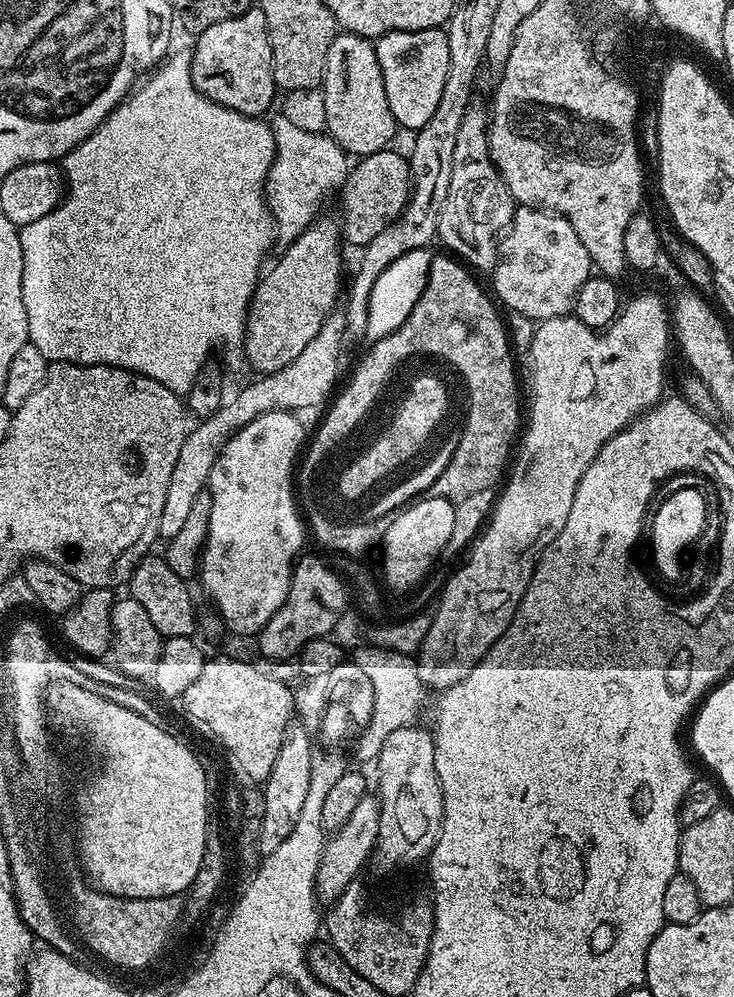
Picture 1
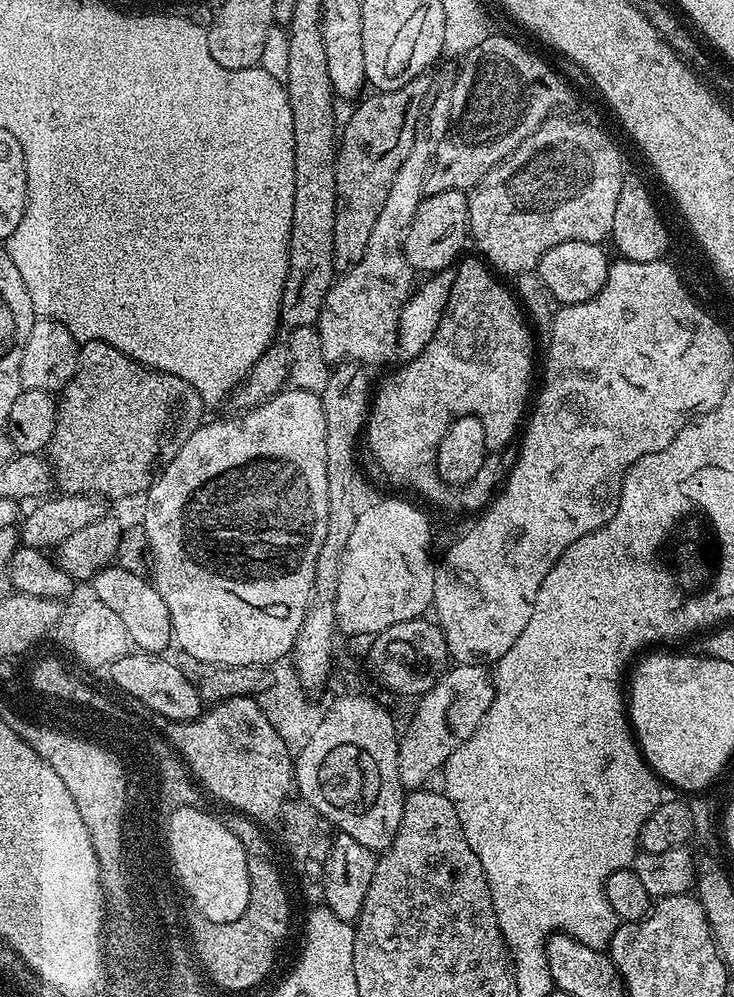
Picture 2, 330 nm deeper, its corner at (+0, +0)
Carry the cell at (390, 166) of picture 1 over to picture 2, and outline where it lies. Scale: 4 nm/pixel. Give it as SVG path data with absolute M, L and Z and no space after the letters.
M455 188L425 195L414 214L414 222L410 222L410 230L404 236L406 262L417 273L424 272L423 274L451 269L457 263L461 253L464 252L462 251L464 240L466 244L469 236L468 198L461 189Z

